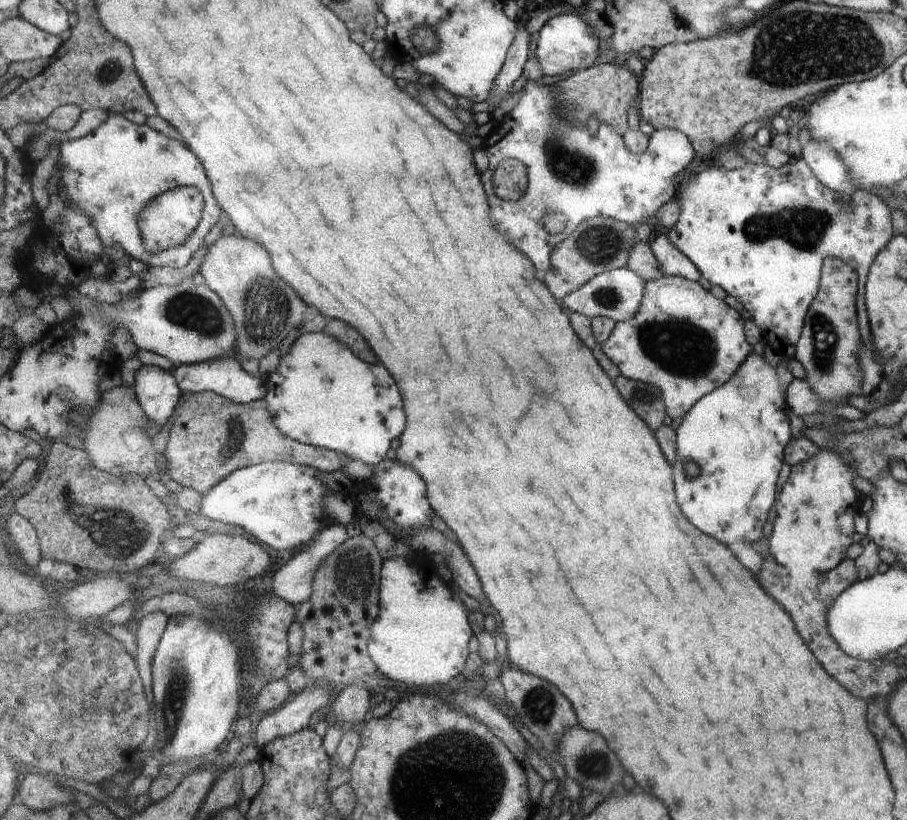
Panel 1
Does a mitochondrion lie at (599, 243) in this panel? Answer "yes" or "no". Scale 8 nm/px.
yes

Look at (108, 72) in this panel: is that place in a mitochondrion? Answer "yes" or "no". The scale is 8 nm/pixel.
yes

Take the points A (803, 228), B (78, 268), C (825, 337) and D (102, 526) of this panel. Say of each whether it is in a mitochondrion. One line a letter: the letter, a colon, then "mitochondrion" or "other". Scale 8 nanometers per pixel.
A: mitochondrion
B: other
C: mitochondrion
D: mitochondrion

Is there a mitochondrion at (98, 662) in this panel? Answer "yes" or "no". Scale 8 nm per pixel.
no

